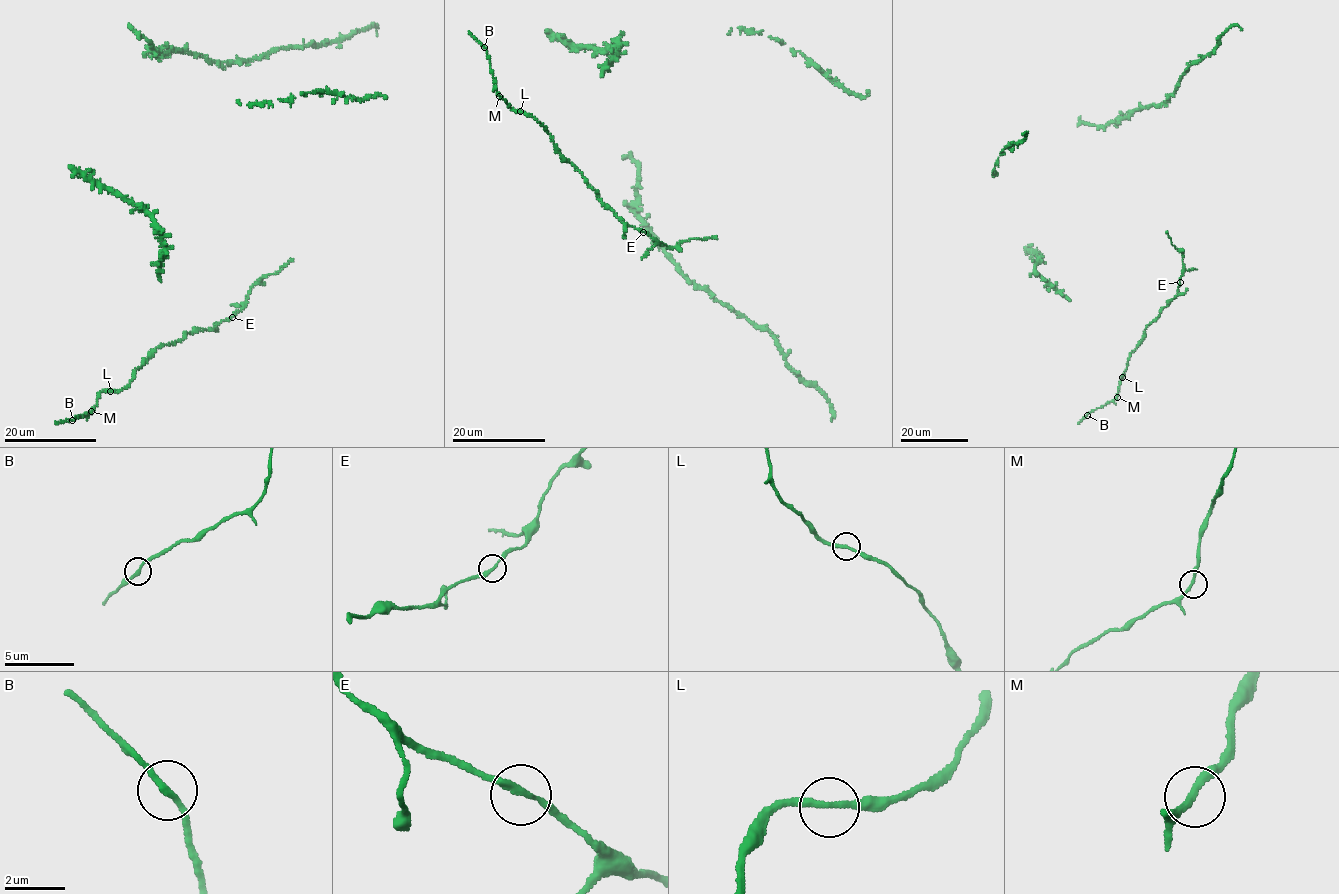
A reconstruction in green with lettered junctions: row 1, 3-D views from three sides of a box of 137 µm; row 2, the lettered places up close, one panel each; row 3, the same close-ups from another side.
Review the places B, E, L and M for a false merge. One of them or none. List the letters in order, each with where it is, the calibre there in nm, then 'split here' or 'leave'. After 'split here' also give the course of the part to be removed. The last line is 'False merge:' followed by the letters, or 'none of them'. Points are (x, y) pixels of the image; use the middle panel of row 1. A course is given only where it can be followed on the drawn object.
B: at (484, 47); 220 nm thick; leave
E: at (643, 232); 220 nm thick; leave
L: at (520, 111); 220 nm thick; leave
M: at (499, 96); 240 nm thick; leave
False merge: none of them

